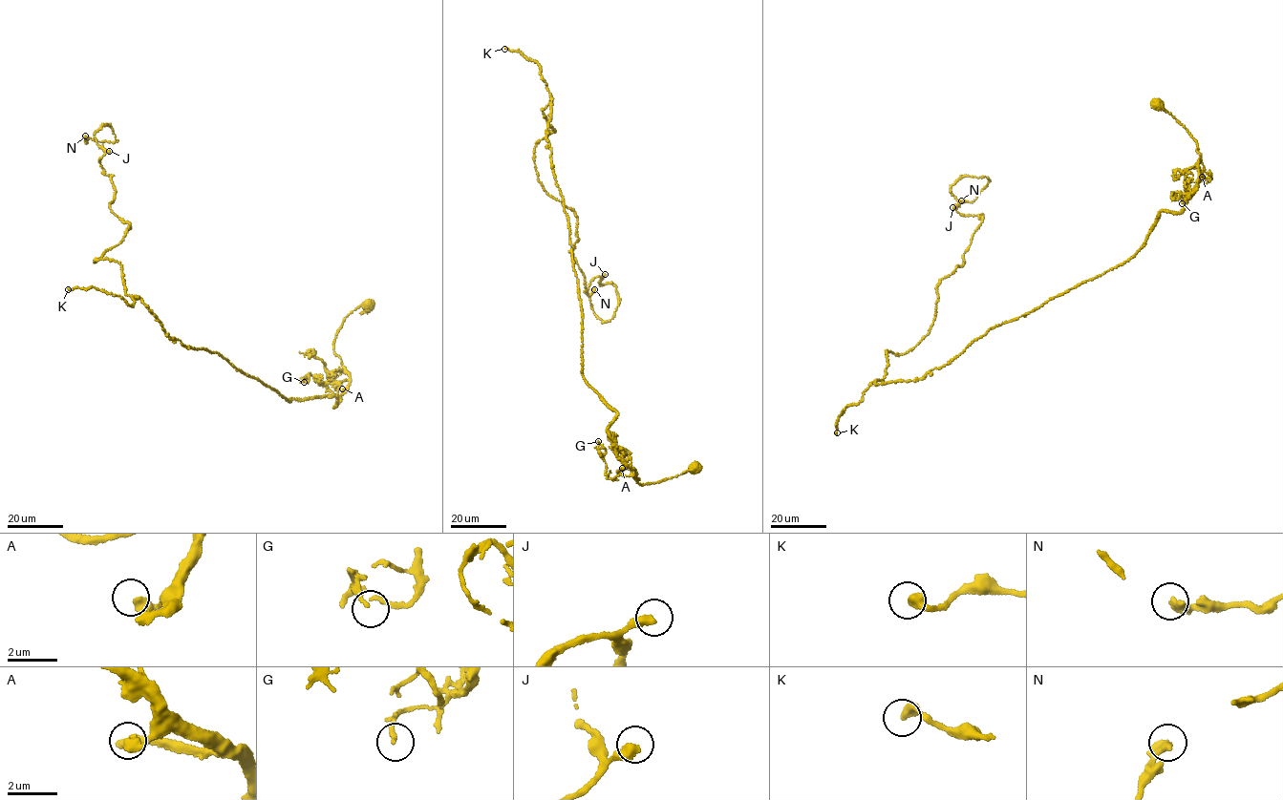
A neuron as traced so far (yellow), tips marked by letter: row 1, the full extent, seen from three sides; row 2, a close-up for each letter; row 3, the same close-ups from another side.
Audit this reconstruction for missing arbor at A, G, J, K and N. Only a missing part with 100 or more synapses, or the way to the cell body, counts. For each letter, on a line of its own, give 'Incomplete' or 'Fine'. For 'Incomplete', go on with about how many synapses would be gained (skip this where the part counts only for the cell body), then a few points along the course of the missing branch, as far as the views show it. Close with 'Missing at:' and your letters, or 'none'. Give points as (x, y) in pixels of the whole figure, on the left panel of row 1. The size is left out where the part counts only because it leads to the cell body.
A: Fine
G: Fine
J: Fine
K: Incomplete. Roughly 140 synapses
N: Fine
Missing at: K

